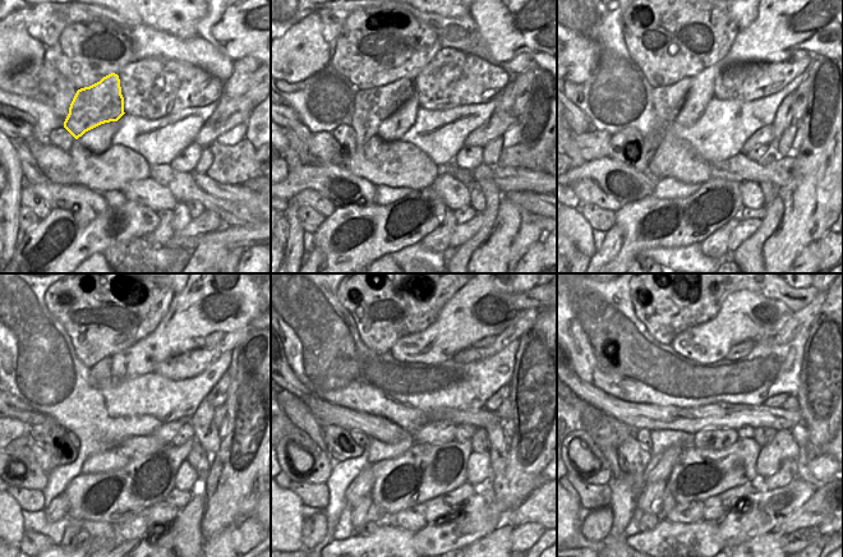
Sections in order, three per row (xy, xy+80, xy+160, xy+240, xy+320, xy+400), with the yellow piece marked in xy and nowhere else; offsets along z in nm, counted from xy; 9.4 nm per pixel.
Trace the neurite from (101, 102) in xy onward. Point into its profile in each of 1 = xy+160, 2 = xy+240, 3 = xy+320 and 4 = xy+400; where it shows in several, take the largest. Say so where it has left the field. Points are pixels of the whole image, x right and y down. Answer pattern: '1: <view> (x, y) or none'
1: xy+160 (667, 101)
2: xy+240 (101, 371)
3: xy+320 (358, 436)
4: xy+400 (644, 436)

